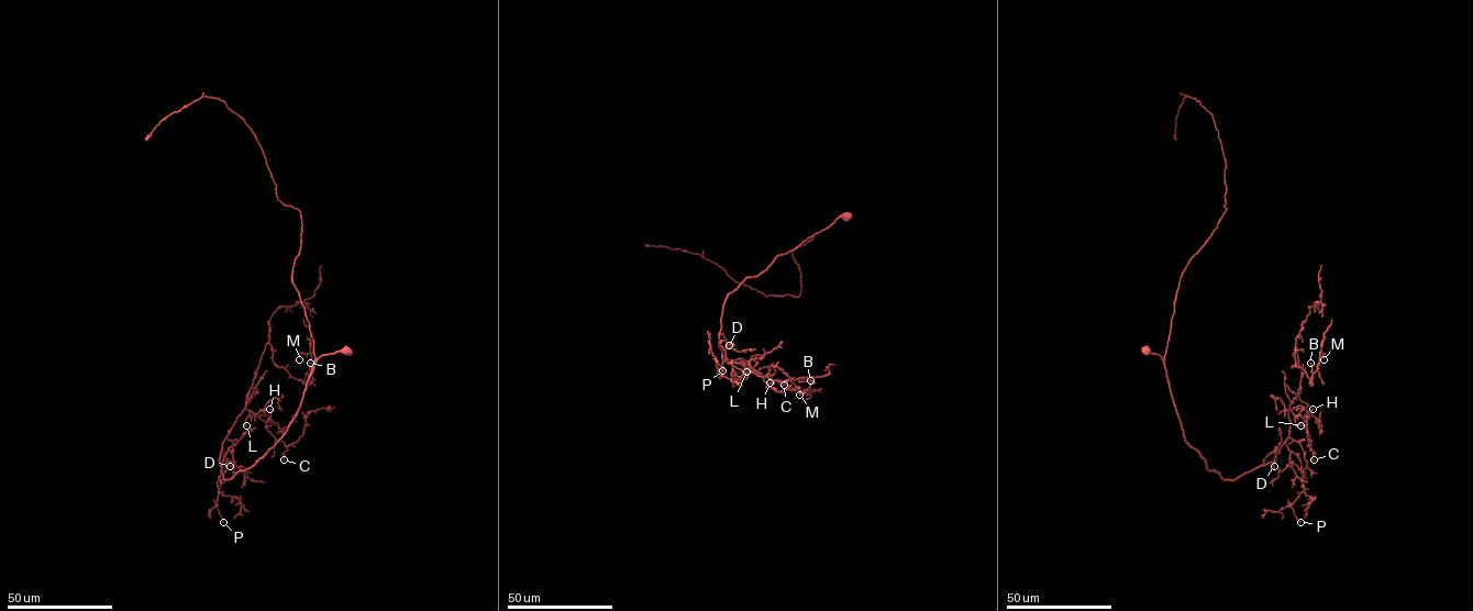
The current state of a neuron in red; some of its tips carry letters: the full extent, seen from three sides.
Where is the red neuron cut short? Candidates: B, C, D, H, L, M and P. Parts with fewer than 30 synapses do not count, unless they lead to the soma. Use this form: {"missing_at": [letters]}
{"missing_at": []}

